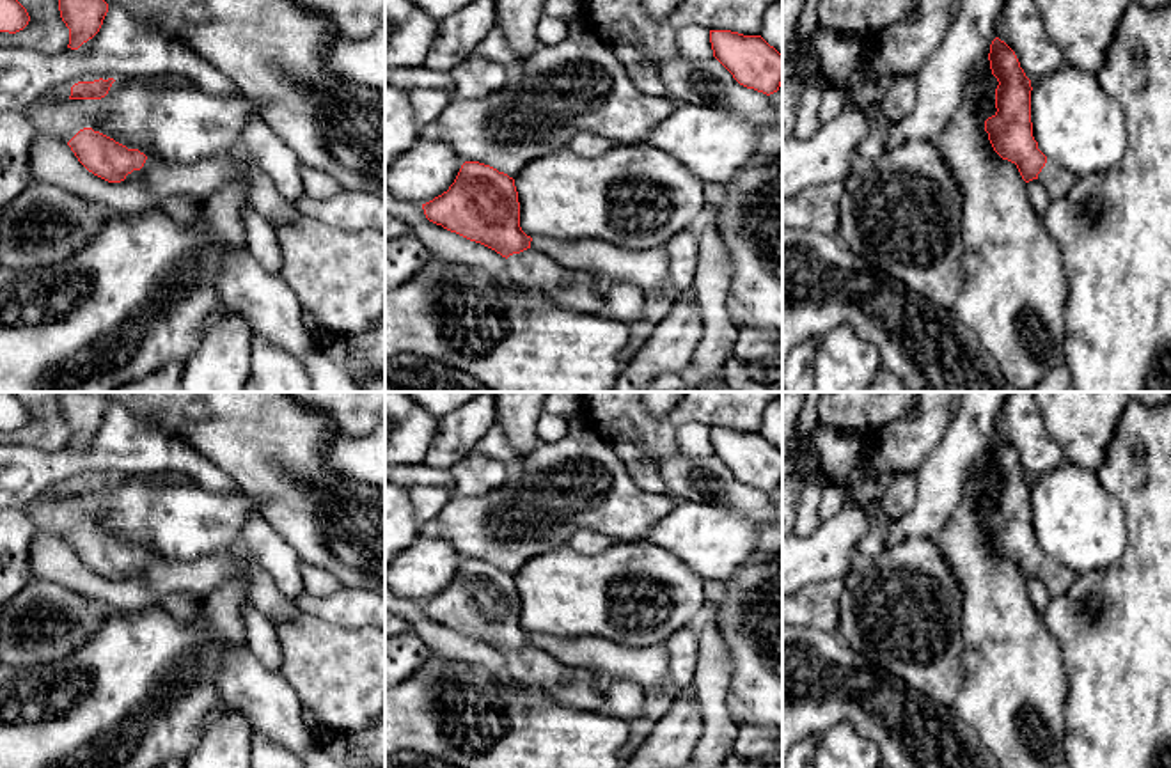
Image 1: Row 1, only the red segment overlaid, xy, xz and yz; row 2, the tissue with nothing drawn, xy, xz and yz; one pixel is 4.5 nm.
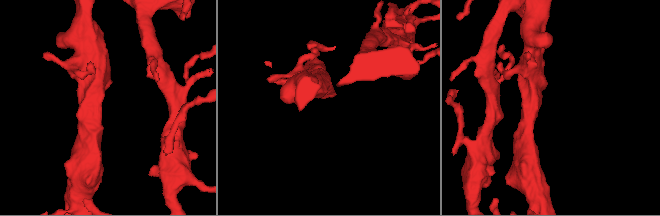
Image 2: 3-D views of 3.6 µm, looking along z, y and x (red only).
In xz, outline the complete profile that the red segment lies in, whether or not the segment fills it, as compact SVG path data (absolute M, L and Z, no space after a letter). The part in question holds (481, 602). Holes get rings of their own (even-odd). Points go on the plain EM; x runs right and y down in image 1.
M465 559L449 587L422 607L429 619L500 651L504 670L520 685L541 688L568 708L609 713L600 674L530 646L532 635L520 624L515 576L507 571Z

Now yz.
M999 435L990 442L990 466L997 475L997 509L985 518L985 529L994 548L1017 562L1026 580L1038 576L1049 596L1065 594L1077 575L1065 564L1050 559L1033 534L1031 477L1026 474L1015 449Z

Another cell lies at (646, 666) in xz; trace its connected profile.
M532 635L530 646L559 662L580 665L607 678L635 681L644 692L662 690L667 683L667 647L630 647L603 637L562 639Z

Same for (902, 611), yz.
M910 537L843 576L837 631L873 665L924 694L939 708L953 708L963 683L960 631L963 591L933 539Z

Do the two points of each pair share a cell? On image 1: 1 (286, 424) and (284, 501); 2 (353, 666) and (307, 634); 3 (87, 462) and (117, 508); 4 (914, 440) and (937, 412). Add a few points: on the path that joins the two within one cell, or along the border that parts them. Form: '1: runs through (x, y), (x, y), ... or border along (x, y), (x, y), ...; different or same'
1: runs through (279, 444), (279, 469), (284, 481); same
2: runs through (343, 666), (318, 644); same
3: border along (141, 476), (116, 478); different
4: runs through (919, 433), (930, 419); same

